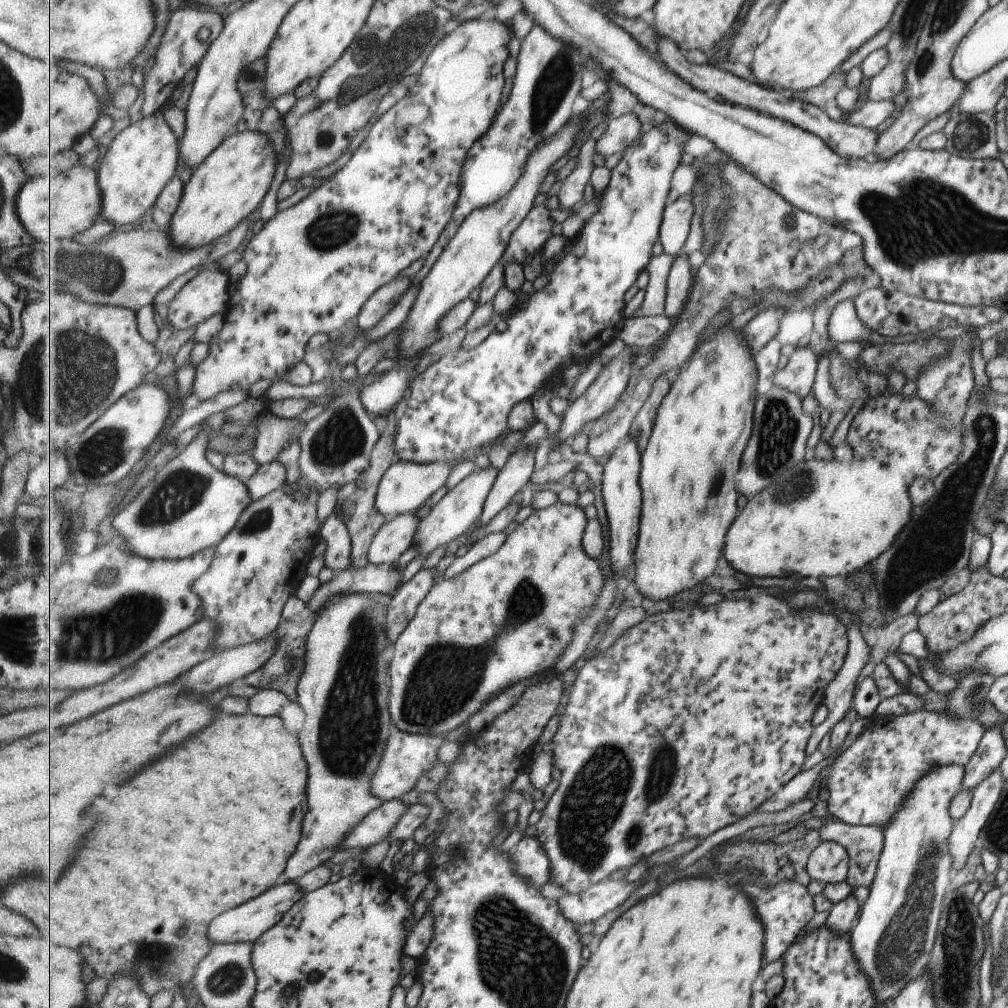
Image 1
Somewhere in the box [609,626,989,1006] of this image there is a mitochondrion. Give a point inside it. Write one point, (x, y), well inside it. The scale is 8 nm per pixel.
(904, 937)

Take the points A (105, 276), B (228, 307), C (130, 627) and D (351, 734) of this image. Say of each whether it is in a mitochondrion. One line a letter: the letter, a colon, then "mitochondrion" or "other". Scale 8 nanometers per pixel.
A: mitochondrion
B: other
C: mitochondrion
D: mitochondrion

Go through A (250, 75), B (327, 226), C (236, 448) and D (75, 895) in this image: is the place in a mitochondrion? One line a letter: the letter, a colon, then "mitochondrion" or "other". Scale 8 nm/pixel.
A: other
B: mitochondrion
C: other
D: other

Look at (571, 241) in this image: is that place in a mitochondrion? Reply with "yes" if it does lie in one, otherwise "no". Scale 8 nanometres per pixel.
no

